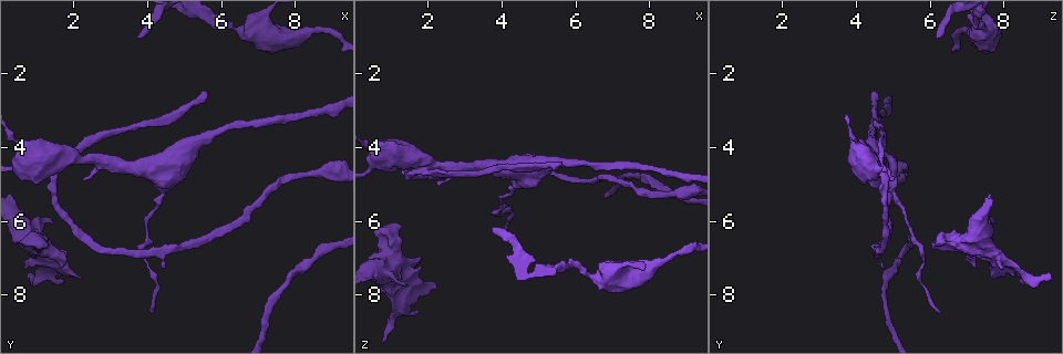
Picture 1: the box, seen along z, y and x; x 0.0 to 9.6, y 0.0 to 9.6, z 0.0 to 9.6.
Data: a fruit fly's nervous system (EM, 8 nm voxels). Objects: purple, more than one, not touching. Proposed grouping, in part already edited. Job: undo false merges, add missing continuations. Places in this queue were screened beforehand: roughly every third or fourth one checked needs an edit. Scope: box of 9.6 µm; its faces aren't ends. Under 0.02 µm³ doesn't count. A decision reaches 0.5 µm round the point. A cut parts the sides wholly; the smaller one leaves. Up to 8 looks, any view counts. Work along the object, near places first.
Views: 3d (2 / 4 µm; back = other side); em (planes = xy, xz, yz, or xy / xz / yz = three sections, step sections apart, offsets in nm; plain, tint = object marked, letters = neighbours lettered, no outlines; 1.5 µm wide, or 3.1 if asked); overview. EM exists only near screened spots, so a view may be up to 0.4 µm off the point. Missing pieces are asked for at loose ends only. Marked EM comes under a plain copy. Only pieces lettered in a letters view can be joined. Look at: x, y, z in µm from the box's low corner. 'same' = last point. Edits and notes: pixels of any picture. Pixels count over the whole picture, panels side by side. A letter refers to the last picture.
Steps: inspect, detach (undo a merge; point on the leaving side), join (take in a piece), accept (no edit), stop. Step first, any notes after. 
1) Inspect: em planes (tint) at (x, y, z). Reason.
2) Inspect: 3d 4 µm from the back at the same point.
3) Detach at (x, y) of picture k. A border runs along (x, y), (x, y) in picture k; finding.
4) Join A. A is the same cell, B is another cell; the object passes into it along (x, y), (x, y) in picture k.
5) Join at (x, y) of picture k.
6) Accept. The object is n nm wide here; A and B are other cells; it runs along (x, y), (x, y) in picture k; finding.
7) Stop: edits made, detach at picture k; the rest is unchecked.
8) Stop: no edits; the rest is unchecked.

Inspect: em planes (letters) at (1.65, 4.40, 4.40). Narrows sharply.

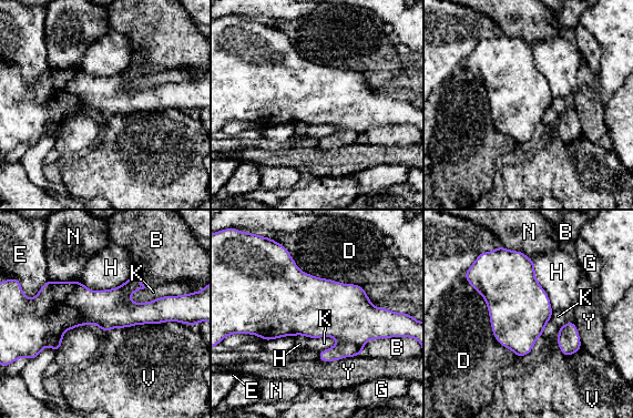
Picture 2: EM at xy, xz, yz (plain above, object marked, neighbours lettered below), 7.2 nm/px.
Detach at (340, 350) of picture 2. B, D, E, G, H, K, N, V and Y are other cells; a second neuron is stuck on.

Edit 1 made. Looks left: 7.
Inspect: em planes (tint) at (3.80, 1.00, 6.15). Thin end.

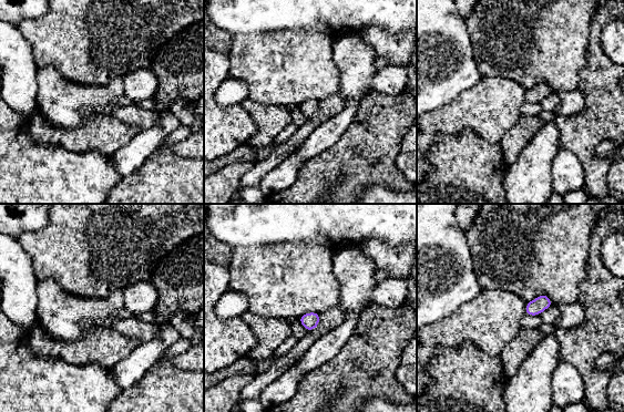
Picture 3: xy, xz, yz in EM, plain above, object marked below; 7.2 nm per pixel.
Inspect: em planes (letters) at the same point.

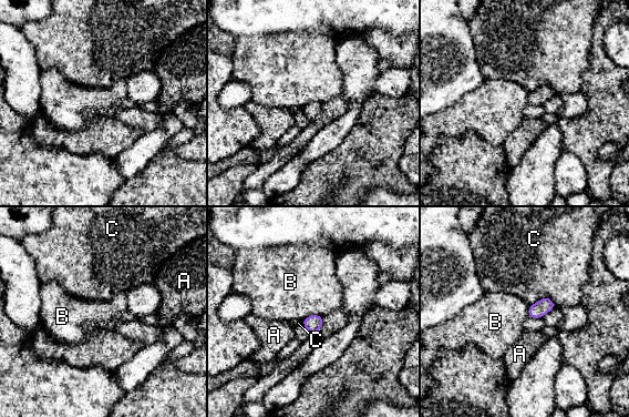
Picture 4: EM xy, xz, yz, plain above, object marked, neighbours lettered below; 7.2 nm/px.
Accept. The longest contact is with C, 200 nm; A, B and C are other cells; a border runs along (322, 315), (308, 315), (301, 321) in picture 4; no lettered piece goes on from it.

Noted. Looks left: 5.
Stop: edits made, detach at picture 2; the rest is unchecked.

